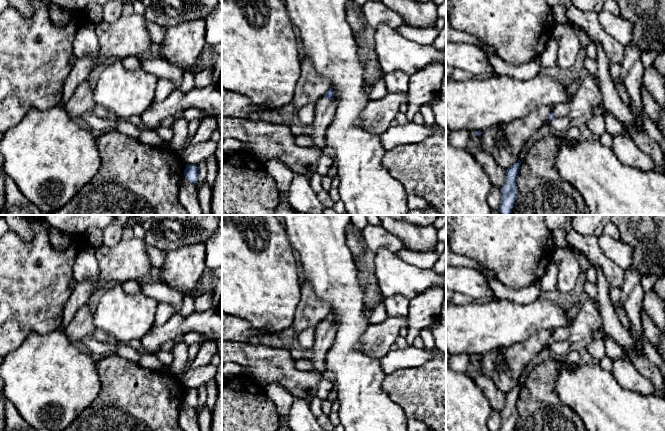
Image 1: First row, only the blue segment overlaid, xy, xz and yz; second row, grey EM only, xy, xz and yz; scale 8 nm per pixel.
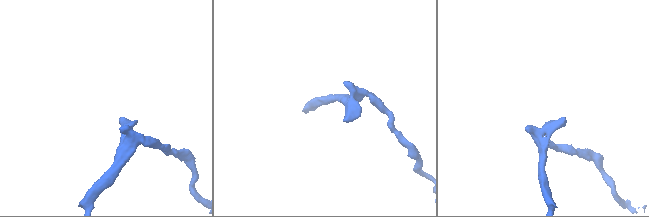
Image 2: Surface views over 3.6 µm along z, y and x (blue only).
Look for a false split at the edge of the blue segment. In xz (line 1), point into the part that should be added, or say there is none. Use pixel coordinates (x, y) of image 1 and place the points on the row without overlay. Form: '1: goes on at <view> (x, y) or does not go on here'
1: goes on at xz (325, 332)

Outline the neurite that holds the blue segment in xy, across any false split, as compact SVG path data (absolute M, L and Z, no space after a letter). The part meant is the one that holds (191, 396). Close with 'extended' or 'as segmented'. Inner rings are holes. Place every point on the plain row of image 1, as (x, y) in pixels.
M186 389L184 400L191 408L195 409L199 403L199 393L197 389Z | as segmented

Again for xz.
M329 312L316 326L315 343L310 356L315 374L322 374L325 371L325 358L336 336L336 326L332 324L333 320L334 315Z | extended

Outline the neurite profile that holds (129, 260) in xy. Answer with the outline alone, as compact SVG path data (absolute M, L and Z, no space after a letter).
M134 237L130 240L121 240L113 248L105 245L97 248L95 251L99 264L98 290L108 282L142 281L149 275L153 267L146 246L144 239Z

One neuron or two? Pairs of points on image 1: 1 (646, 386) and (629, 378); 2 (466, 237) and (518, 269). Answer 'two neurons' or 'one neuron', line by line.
1: one neuron
2: one neuron

